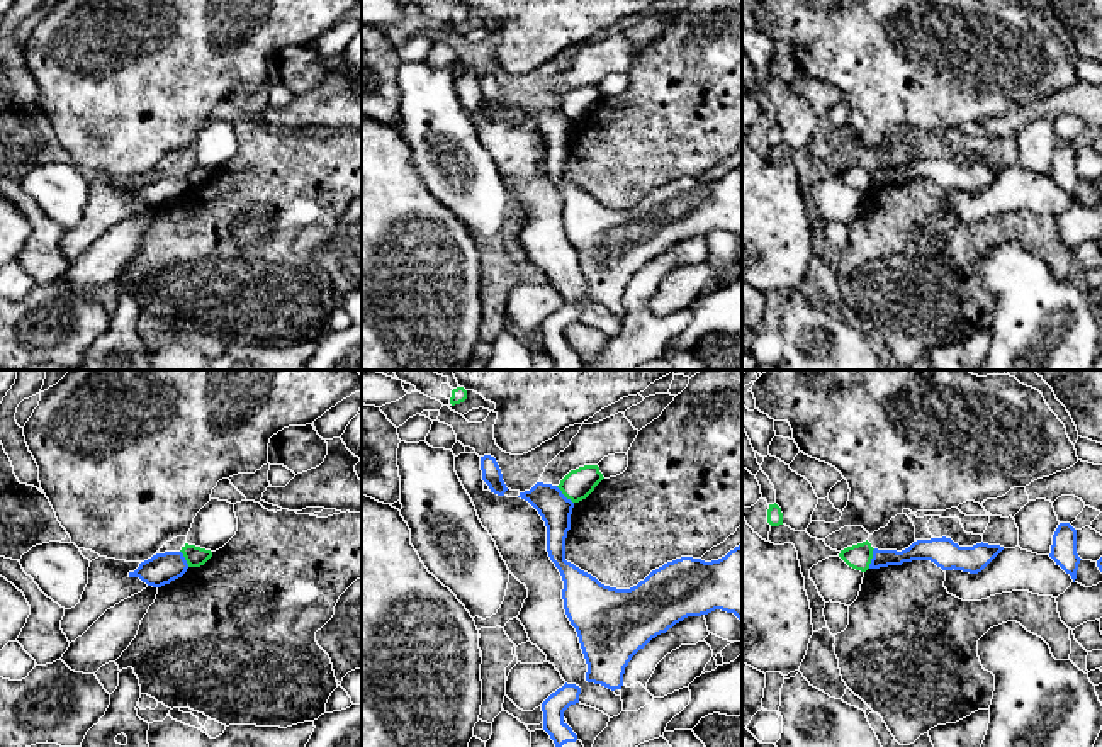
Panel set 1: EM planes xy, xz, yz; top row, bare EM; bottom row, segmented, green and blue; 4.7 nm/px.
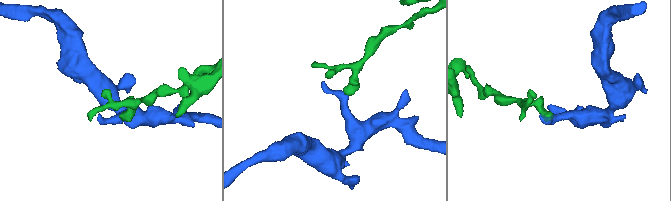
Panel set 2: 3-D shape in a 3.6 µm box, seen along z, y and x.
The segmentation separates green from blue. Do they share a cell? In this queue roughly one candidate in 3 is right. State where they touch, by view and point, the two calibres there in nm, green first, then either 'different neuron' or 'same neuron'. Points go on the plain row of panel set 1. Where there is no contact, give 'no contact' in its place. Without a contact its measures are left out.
contact yz (870, 179); calibres 120 and 100 nm; different neuron

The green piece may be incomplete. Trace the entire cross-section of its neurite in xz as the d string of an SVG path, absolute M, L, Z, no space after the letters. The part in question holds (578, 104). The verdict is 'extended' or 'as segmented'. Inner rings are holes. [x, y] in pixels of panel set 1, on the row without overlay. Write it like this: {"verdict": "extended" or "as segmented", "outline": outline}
{"verdict": "as segmented", "outline": "M584 85L571 90L557 107L567 119L579 122L586 119L603 98L598 85Z"}

